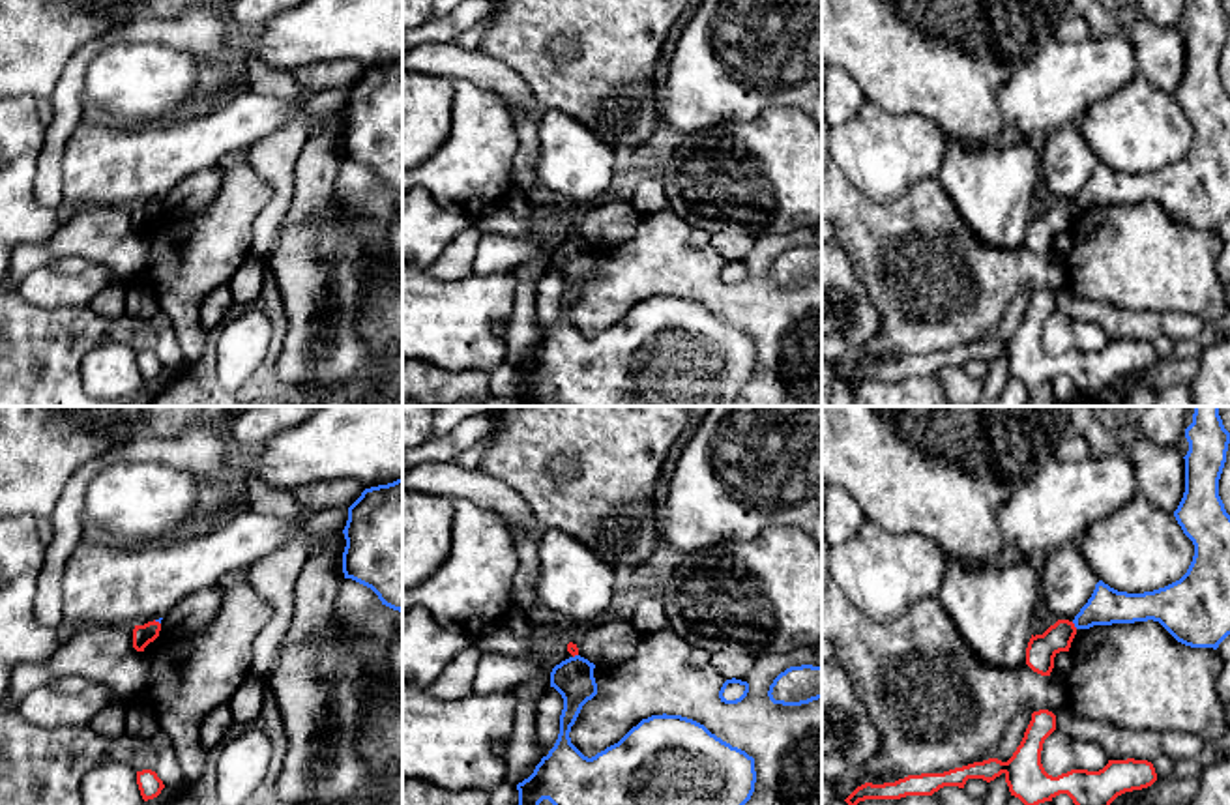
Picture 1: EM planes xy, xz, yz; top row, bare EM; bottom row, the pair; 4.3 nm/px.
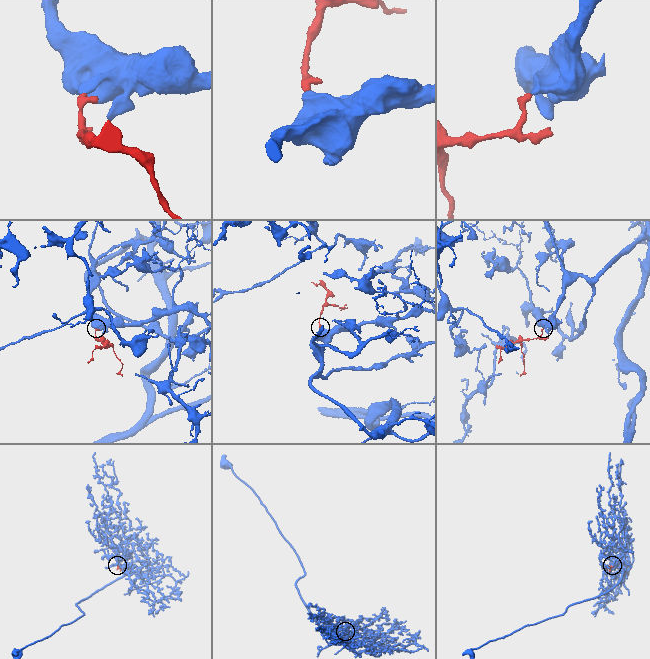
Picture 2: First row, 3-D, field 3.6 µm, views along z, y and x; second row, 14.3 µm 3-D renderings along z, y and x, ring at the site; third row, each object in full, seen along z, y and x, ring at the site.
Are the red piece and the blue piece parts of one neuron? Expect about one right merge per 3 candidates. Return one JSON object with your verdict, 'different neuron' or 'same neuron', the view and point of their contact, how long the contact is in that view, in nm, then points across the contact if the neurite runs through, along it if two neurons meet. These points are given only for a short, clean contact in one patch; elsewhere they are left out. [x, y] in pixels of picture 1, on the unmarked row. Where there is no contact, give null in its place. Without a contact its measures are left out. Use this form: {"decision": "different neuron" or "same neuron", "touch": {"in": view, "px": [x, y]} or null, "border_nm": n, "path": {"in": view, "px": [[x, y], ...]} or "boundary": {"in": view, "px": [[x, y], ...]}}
{"decision": "different neuron", "touch": {"in": "yz", "px": [1073, 206]}, "border_nm": 40, "boundary": {"in": "yz", "px": [[1071, 203], [1077, 208]]}}

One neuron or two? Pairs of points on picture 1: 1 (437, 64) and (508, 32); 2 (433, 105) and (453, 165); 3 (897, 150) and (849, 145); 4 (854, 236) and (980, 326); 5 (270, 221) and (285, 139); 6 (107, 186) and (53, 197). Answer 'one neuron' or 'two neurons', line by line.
1: two neurons
2: two neurons
3: one neuron
4: one neuron
5: one neuron
6: two neurons

